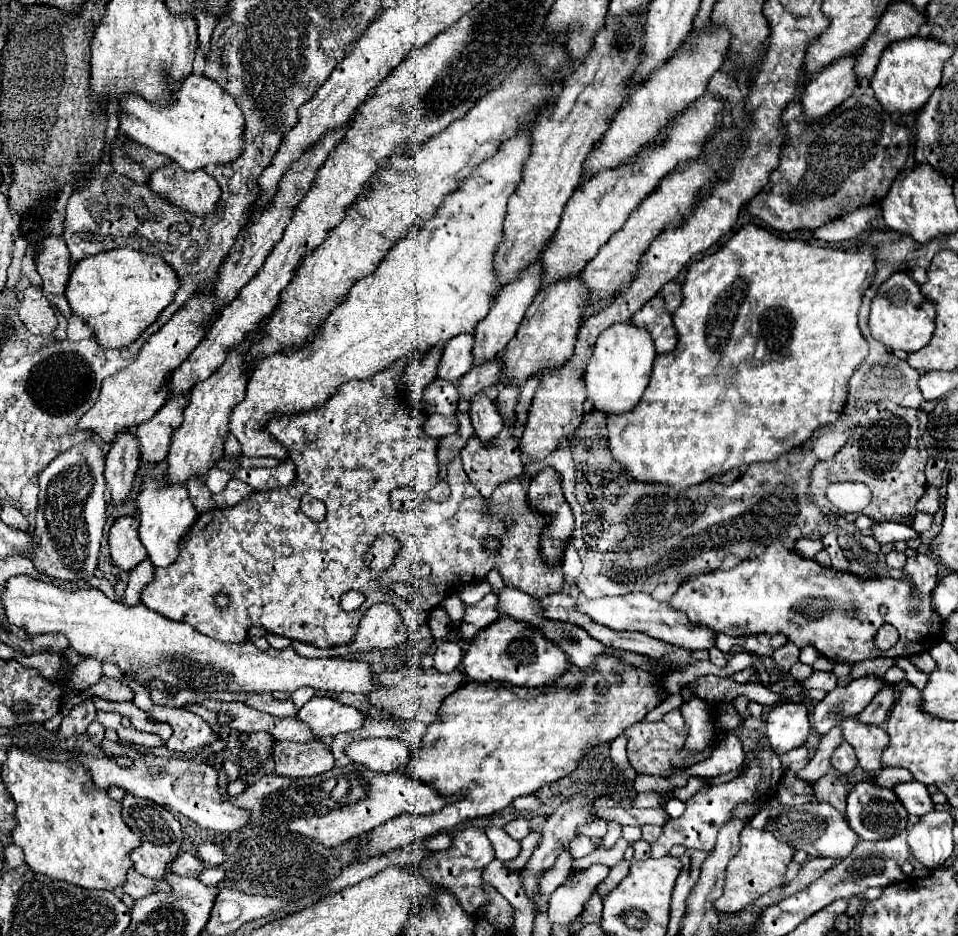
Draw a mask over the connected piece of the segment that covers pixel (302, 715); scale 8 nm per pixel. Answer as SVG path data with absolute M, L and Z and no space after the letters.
M315 695L311 701L307 701L299 709L297 719L309 725L311 733L317 739L333 737L343 731L355 731L363 723L361 711L357 711L355 707L343 705L331 697L321 697L321 695Z

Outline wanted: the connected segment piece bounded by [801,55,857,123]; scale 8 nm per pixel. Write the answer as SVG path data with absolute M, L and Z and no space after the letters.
M855 55L843 57L827 69L823 69L805 85L801 105L809 123L819 121L819 117L831 113L835 105L841 105L853 93L853 89L857 87L853 65Z

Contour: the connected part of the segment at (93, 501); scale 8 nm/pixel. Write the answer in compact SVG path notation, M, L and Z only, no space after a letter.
M91 437L73 445L71 449L59 453L55 461L39 475L39 509L35 535L39 549L35 551L33 563L39 571L65 579L65 581L83 581L91 577L97 567L97 555L101 547L101 535L105 525L105 453L101 443Z

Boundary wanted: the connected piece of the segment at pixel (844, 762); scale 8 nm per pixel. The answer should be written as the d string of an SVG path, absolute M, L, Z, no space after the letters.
M841 743L833 755L831 755L831 765L841 771L841 773L851 773L855 767L857 767L857 757L855 757L855 751L851 749L849 743Z

